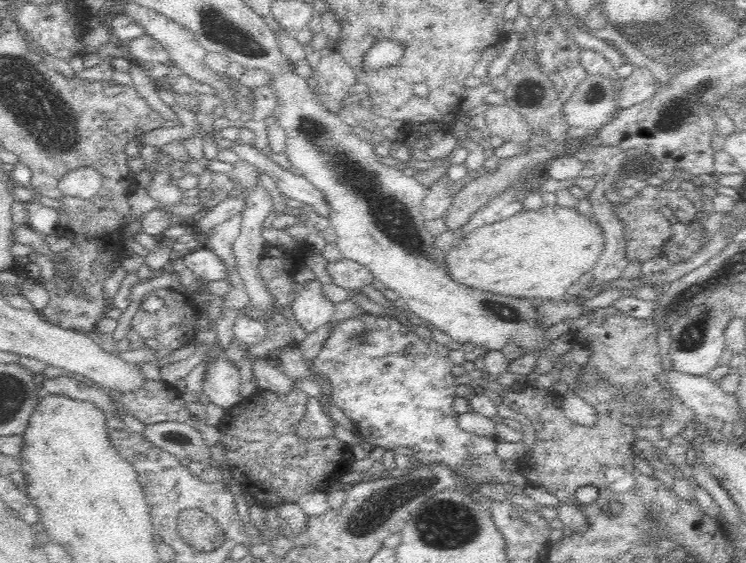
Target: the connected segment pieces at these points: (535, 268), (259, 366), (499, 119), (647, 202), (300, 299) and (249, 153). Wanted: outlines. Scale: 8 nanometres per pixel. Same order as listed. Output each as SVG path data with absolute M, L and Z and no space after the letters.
M546 205L540 210L522 210L492 224L485 224L469 232L452 245L444 265L450 278L470 289L518 299L564 300L571 297L570 288L582 274L592 271L604 252L604 235L597 220L592 221L574 207Z
M269 357L257 358L251 365L258 388L276 395L286 395L294 389L291 380L270 362Z
M490 105L483 113L492 134L524 146L531 137L531 127L525 118L507 105Z
M645 186L639 195L630 197L627 203L613 203L616 216L624 223L626 259L629 263L636 260L645 263L663 255L664 246L671 235L671 222L659 211L660 207L670 208L674 218L680 222L694 220L697 211L684 193L681 189L669 190L664 187Z
M317 279L302 284L290 308L306 335L326 324L332 324L331 318L336 306L326 298L322 286Z
M234 139L230 150L238 155L239 160L254 165L258 170L270 176L279 192L284 194L287 200L298 206L308 204L316 214L328 219L330 207L324 201L324 195L302 175L294 174L291 169L283 169L272 157L260 153L252 144L242 144Z

